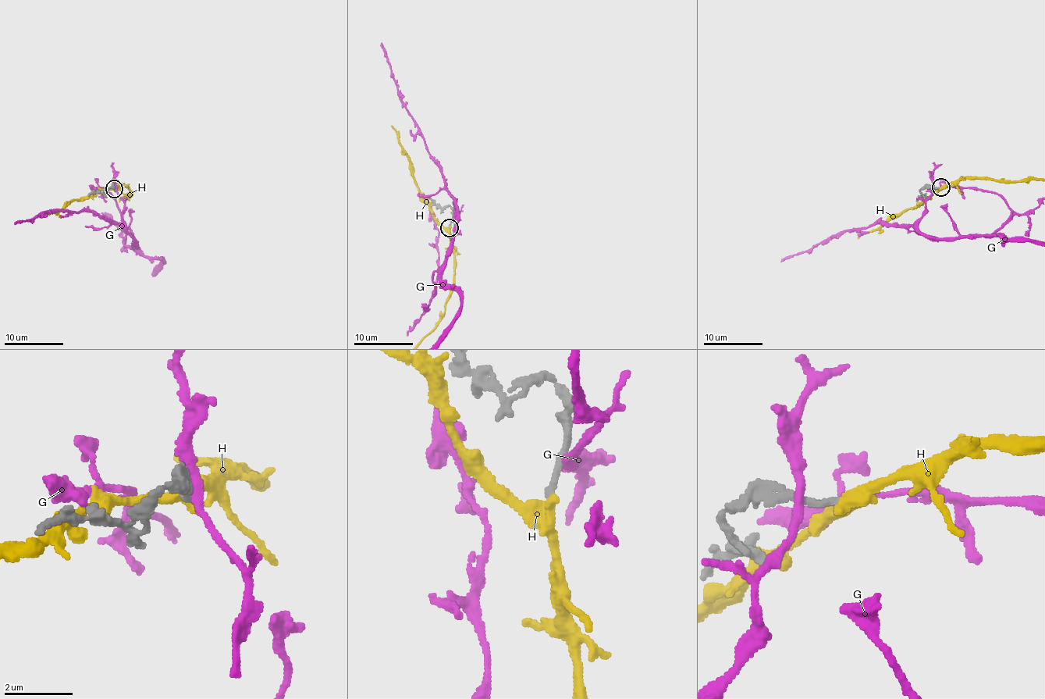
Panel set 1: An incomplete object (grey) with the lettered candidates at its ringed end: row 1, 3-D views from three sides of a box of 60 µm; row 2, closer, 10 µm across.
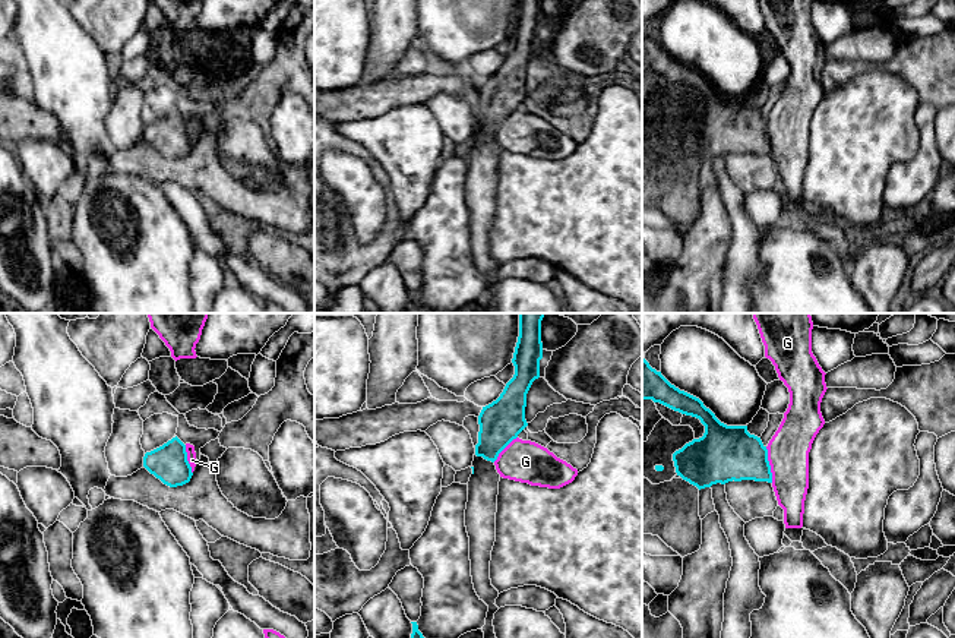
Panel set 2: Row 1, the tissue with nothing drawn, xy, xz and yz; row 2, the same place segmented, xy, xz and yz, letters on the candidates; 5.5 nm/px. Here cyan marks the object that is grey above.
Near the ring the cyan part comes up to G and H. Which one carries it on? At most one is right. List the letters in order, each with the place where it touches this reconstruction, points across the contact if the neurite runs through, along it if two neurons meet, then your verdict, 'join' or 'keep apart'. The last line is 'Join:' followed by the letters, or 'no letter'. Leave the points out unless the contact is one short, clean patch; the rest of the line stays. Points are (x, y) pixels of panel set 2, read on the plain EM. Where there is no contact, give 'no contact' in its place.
G: meets cyan in yz at (768, 136); border along yz (765, 119), (772, 154); keep apart
H: no contact; keep apart
Join: no letter

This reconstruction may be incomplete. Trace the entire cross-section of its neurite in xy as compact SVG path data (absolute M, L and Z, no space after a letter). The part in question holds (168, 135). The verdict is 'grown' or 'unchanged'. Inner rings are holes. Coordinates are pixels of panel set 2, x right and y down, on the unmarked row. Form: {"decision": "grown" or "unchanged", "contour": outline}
{"decision": "unchanged", "contour": "M177 108L162 119L146 124L143 139L170 160L183 158L193 148L187 133L186 117Z"}

